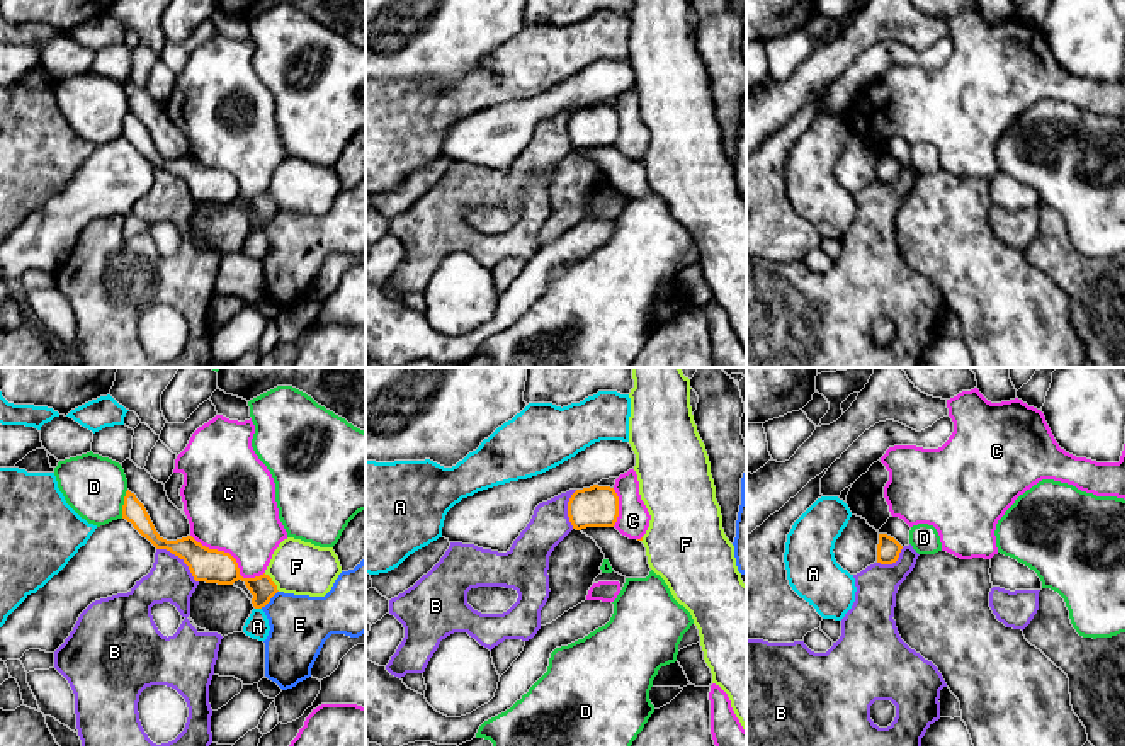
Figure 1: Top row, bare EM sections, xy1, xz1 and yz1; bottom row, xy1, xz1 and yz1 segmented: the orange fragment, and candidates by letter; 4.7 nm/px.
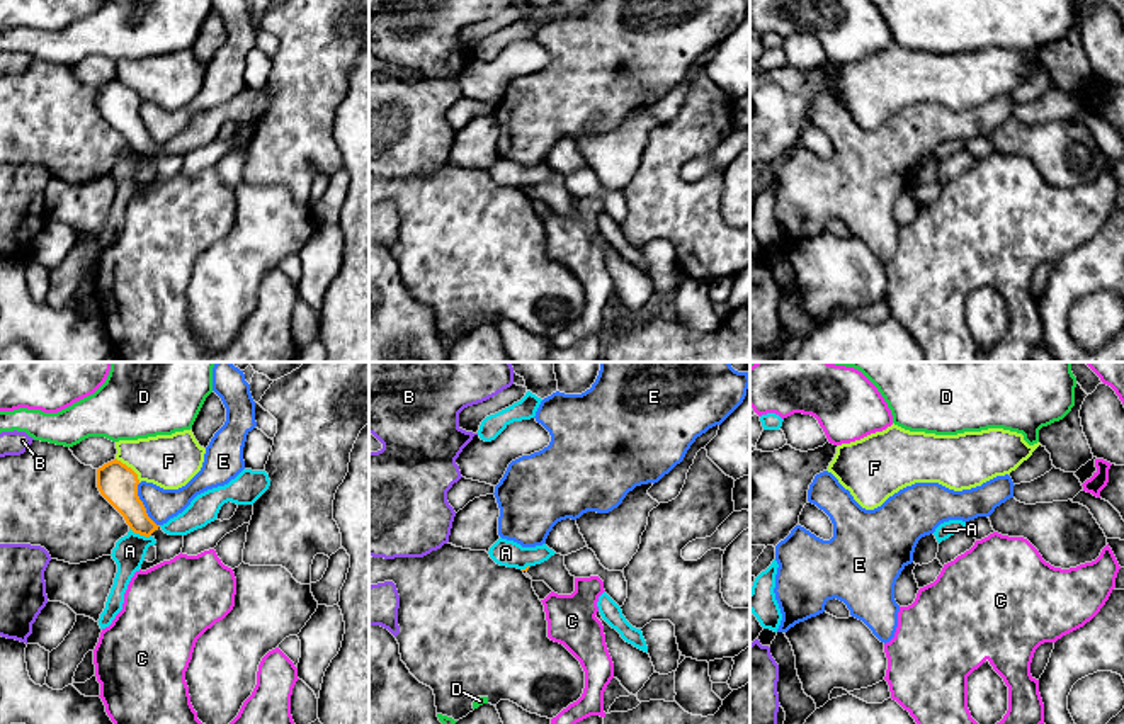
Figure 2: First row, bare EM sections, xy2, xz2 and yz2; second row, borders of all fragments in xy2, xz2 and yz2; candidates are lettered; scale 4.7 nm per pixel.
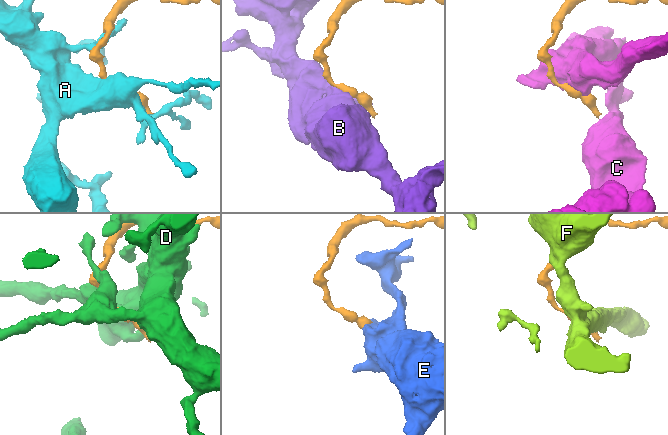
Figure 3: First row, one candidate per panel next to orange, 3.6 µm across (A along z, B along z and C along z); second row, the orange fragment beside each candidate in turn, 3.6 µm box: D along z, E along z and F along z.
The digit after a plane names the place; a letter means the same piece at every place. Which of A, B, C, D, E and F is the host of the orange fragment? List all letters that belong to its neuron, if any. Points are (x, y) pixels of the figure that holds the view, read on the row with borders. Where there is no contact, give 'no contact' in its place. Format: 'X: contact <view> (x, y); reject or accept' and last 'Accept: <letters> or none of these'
A: contact xy2 (140, 534); reject
B: contact xy1 (181, 558); reject
C: contact xy1 (232, 556); reject
D: contact xy1 (124, 504); reject
E: contact xy2 (143, 505); reject
F: contact xy2 (130, 468); reject
Accept: none of these

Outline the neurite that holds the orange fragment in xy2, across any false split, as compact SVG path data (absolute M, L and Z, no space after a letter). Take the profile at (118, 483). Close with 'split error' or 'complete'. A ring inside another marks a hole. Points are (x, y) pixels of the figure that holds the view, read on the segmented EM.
M114 459L97 469L97 488L100 495L124 517L134 534L153 537L156 540L156 559L143 561L141 571L146 571L163 561L170 561L182 552L184 535L168 535L146 513L138 496L138 474Z | split error

